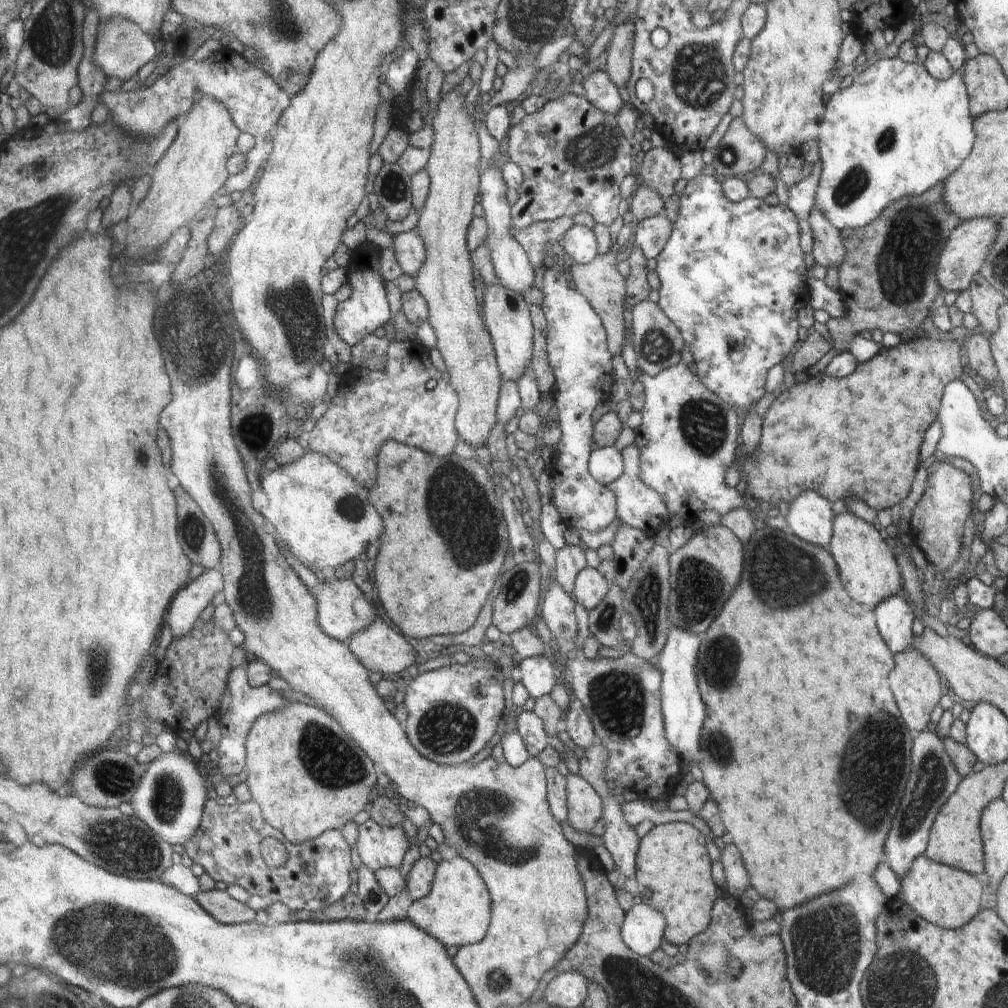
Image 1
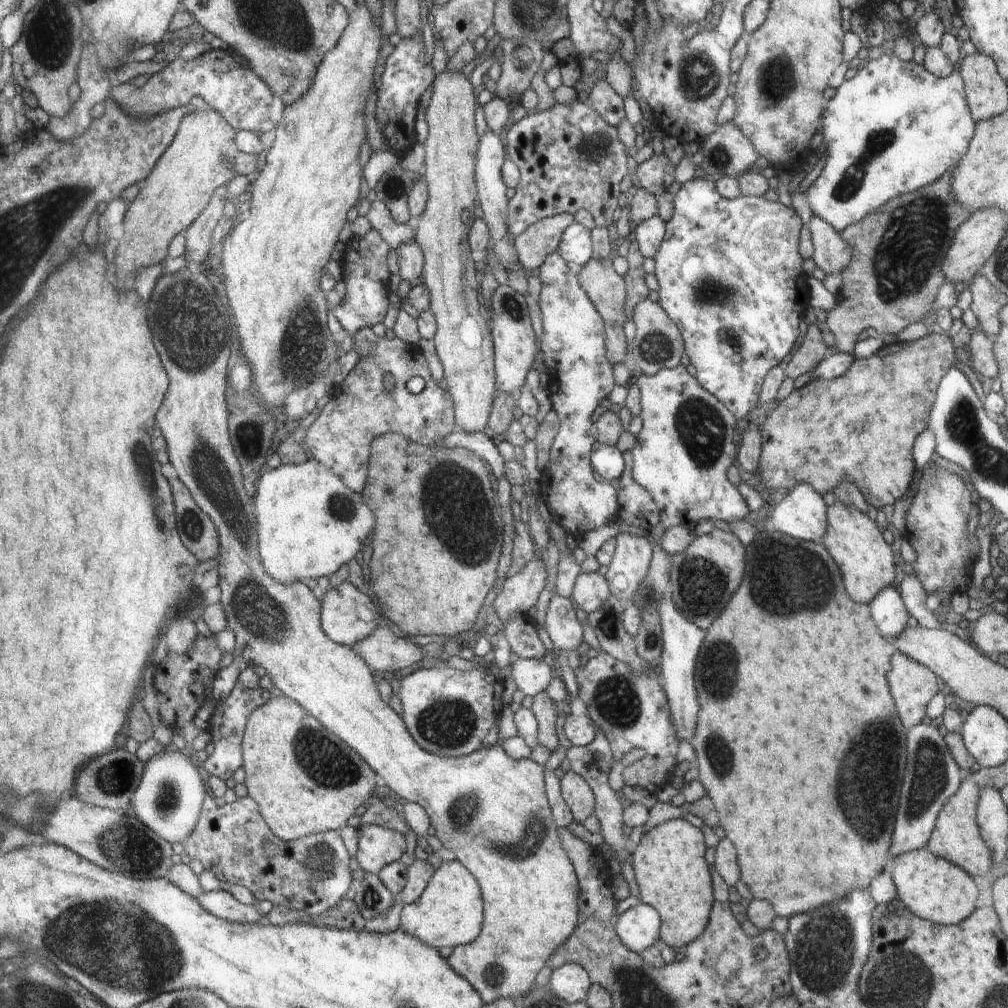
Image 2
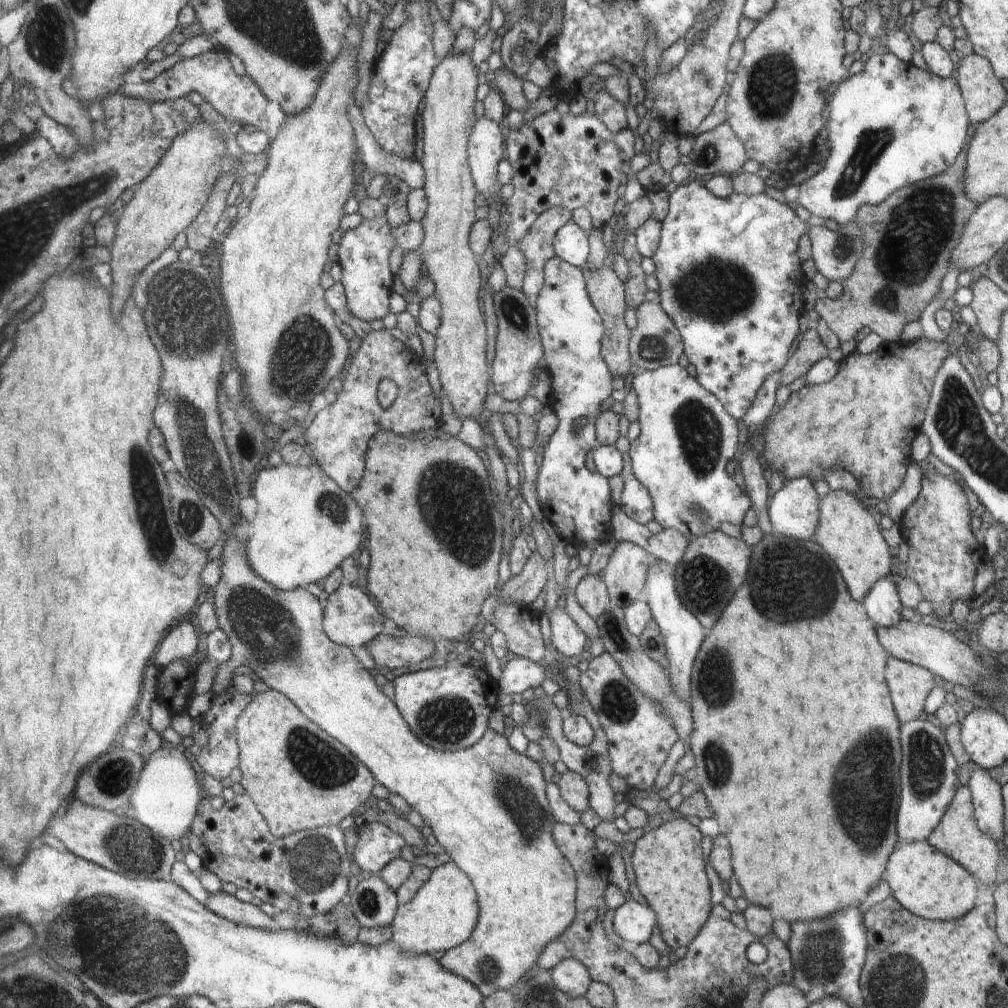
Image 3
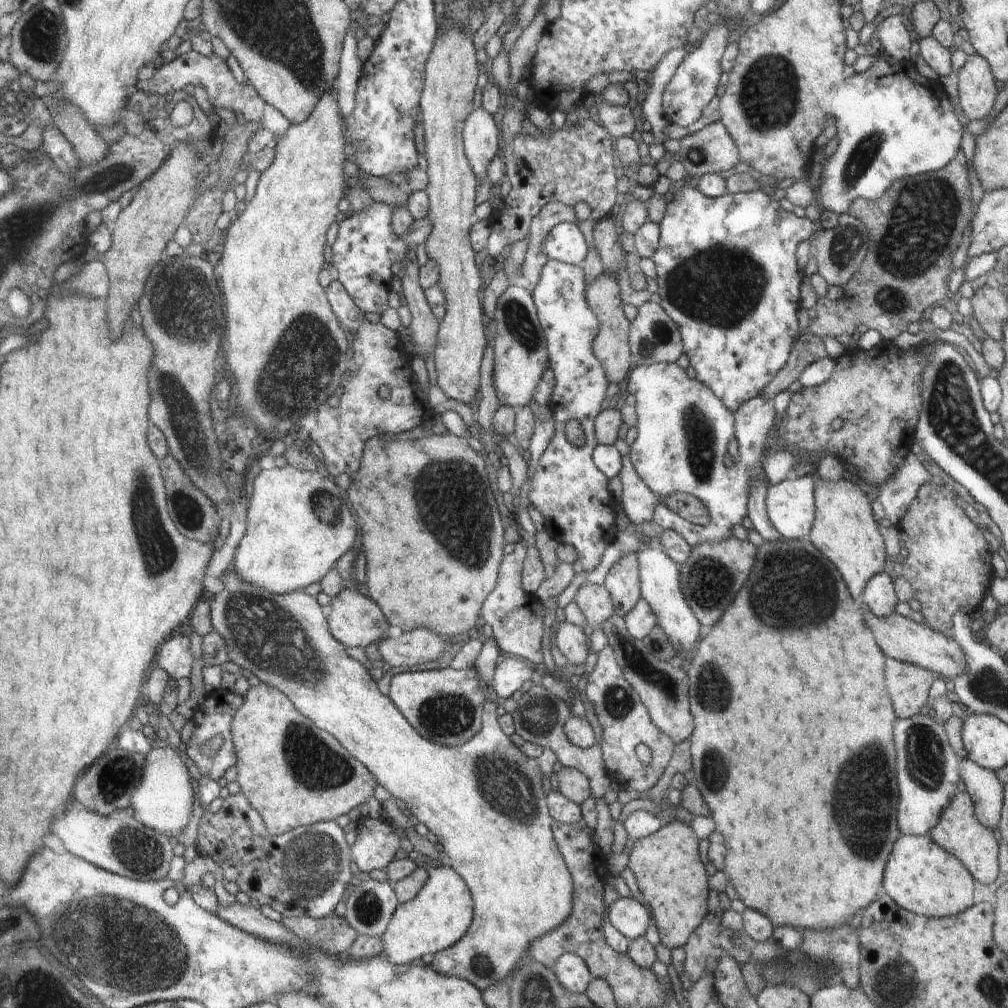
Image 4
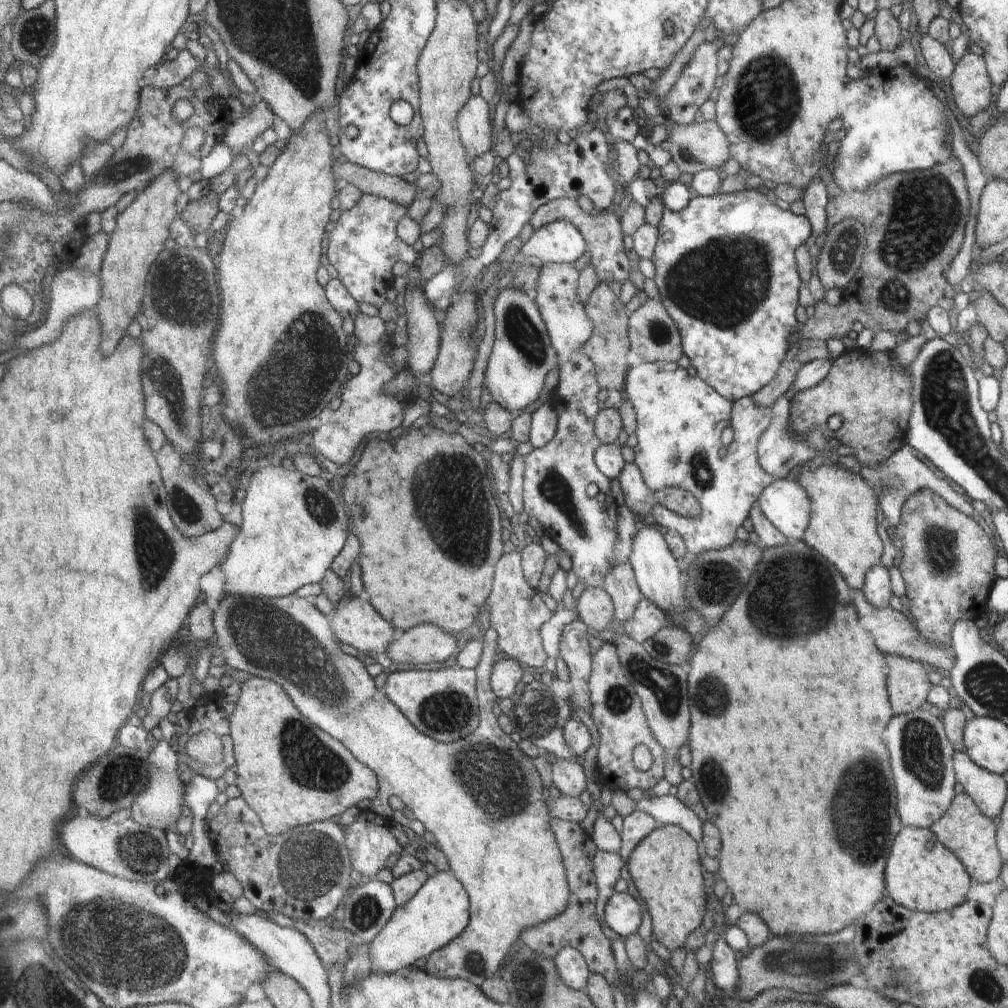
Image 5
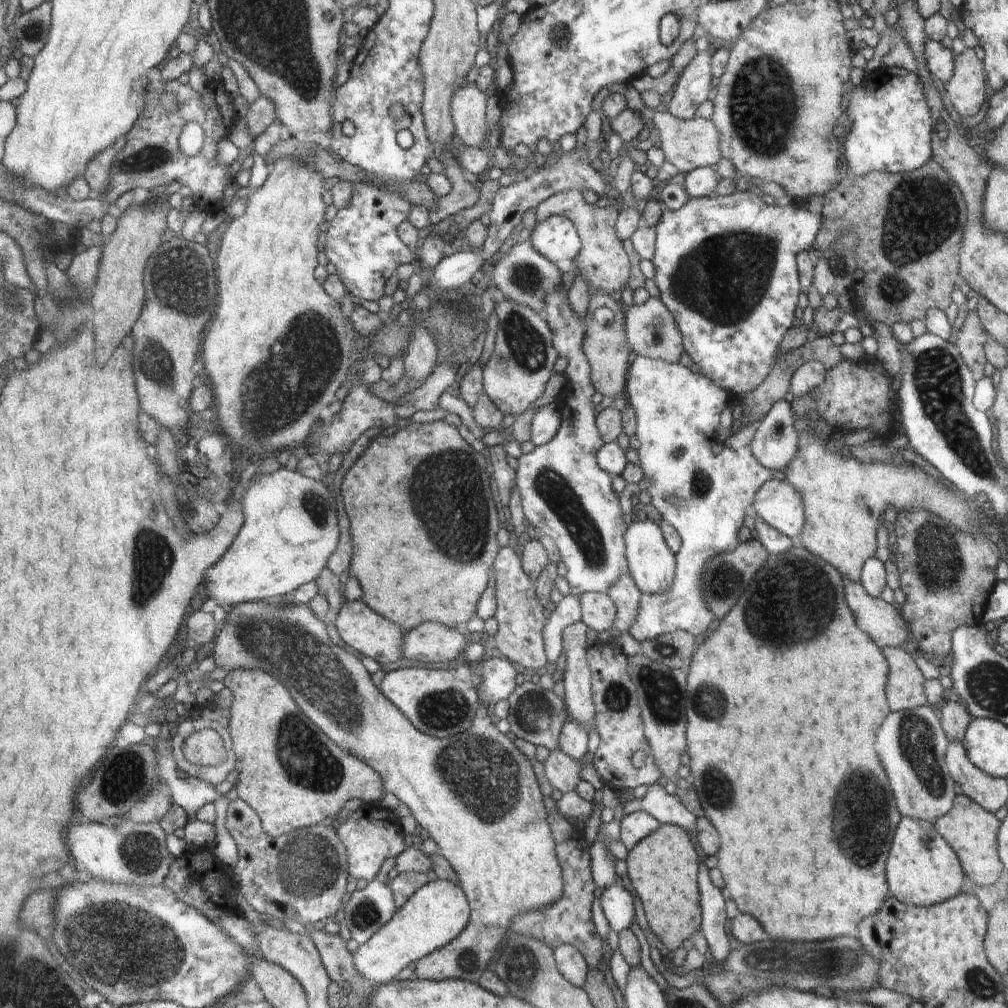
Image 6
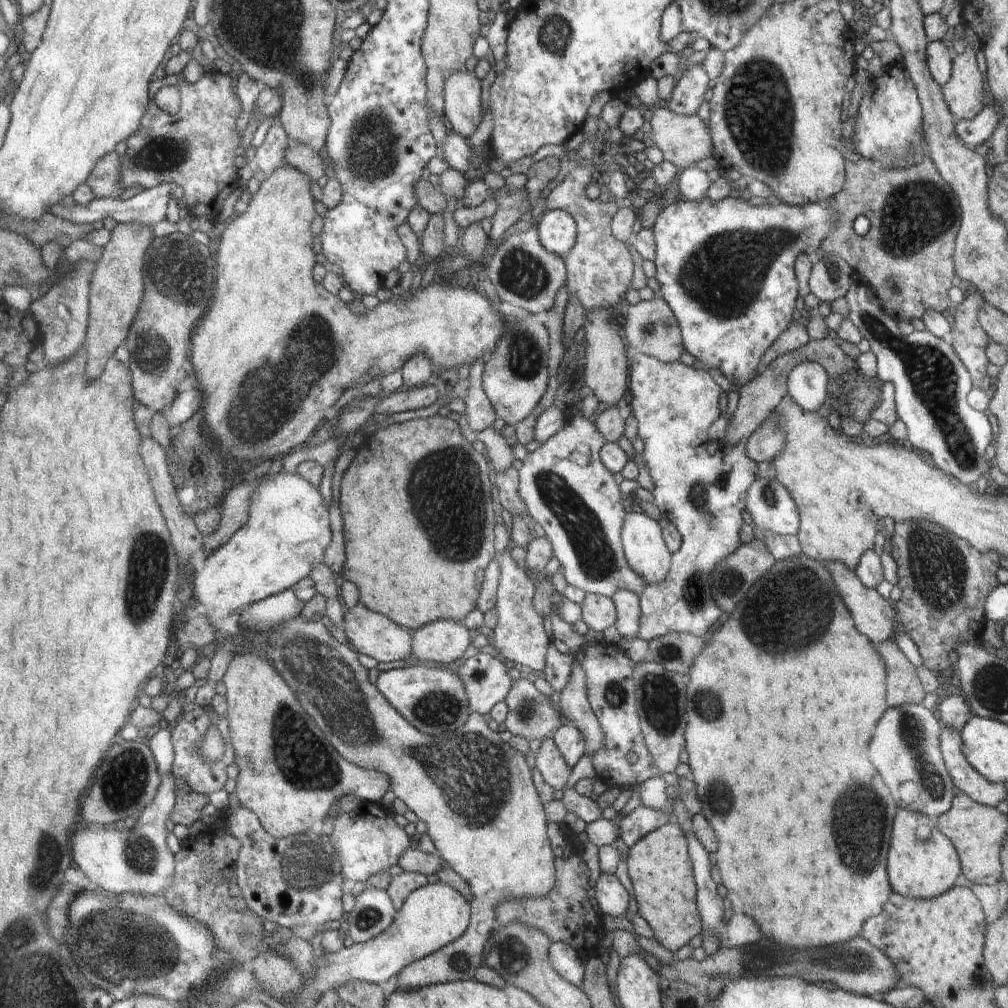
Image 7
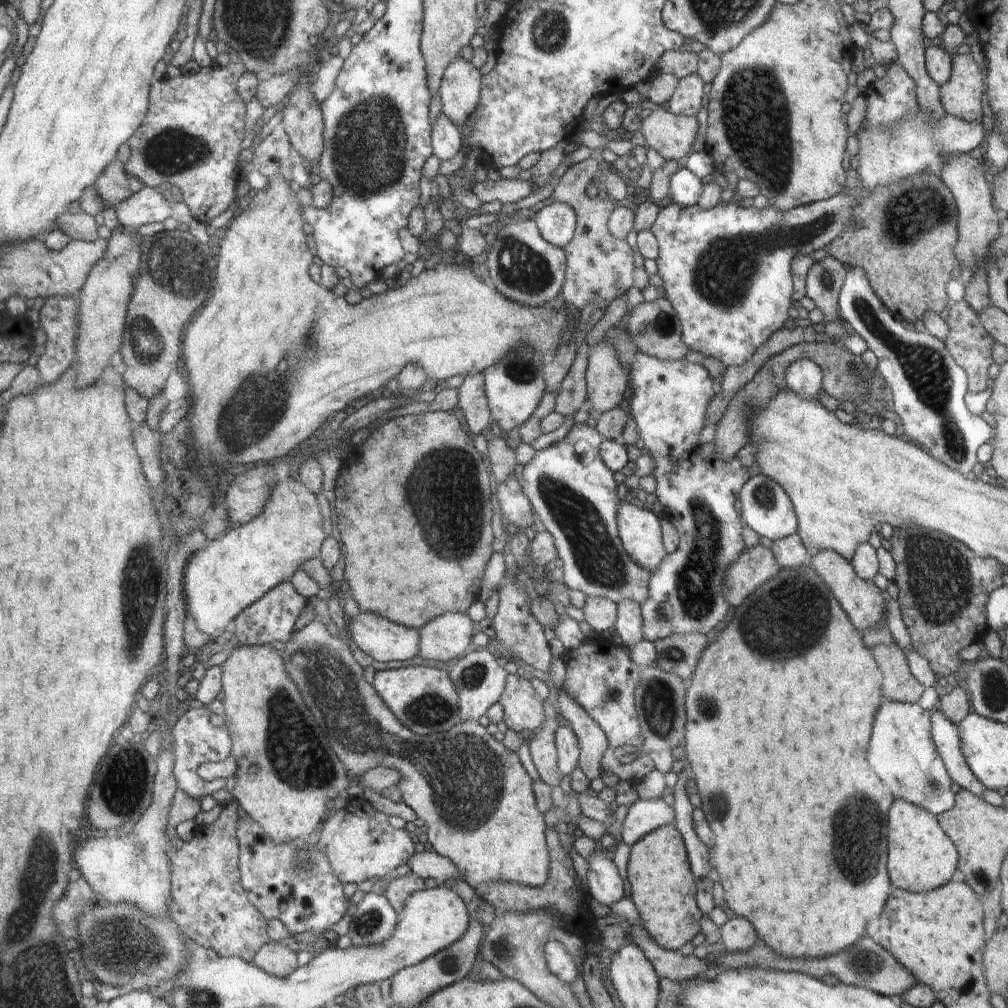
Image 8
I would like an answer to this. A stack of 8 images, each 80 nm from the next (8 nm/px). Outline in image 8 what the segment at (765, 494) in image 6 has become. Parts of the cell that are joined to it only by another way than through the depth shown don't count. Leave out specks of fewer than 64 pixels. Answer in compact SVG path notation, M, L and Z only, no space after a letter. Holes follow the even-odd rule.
M764 474L752 476L744 484L743 490L740 490L740 510L744 522L760 537L764 536L774 542L798 534L798 519L791 498L788 498L787 492L778 483Z

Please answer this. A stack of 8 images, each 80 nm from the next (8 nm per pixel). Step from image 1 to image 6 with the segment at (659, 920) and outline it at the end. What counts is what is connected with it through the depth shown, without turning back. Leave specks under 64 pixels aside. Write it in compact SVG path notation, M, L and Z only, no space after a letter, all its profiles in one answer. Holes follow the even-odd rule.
M616 882L597 893L596 901L614 932L628 930L634 924L634 902L621 884Z

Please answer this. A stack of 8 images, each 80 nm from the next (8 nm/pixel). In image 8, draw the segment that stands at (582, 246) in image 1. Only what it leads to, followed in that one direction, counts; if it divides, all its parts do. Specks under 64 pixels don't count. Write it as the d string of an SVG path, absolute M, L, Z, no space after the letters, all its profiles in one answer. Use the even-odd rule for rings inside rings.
M554 201L544 206L536 214L535 222L546 242L566 249L576 243L575 213L568 204Z

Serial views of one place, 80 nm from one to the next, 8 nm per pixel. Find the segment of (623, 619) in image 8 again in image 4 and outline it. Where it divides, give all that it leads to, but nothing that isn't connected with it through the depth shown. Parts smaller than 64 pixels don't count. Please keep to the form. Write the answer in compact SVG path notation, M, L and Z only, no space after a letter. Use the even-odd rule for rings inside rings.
M637 552L623 554L608 570L603 585L610 593L614 612L626 616L641 599Z

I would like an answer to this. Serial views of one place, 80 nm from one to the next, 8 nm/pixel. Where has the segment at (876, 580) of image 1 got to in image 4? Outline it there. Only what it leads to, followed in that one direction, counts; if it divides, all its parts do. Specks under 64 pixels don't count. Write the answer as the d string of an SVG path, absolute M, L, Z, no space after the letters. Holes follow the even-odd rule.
M820 476L814 478L815 522L808 540L835 563L852 594L861 597L871 578L884 572L886 562L884 540L872 516L870 500L849 479L832 483Z

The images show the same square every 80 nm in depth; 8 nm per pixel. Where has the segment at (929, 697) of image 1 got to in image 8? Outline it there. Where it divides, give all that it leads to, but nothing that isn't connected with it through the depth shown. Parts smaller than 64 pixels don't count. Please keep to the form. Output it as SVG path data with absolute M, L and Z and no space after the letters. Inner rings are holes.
M876 644L871 649L883 672L883 690L888 690L888 700L902 703L918 703L924 688L910 672L907 658L898 646Z

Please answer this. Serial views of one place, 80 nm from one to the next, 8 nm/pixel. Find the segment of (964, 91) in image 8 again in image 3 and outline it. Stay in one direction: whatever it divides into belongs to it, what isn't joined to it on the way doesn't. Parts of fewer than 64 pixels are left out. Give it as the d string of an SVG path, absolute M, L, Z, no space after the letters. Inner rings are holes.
M972 53L961 55L958 66L954 78L962 91L971 124L987 121L1006 102L1006 90L1002 88L991 61Z

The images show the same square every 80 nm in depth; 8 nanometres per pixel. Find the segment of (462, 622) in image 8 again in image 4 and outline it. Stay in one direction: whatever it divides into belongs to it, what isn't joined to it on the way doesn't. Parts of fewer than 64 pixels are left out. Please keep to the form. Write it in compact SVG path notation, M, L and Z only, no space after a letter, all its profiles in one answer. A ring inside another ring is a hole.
M420 627L412 631L400 631L397 637L385 638L378 643L378 650L383 658L381 662L389 667L416 666L436 660L442 654L444 644L435 632Z

